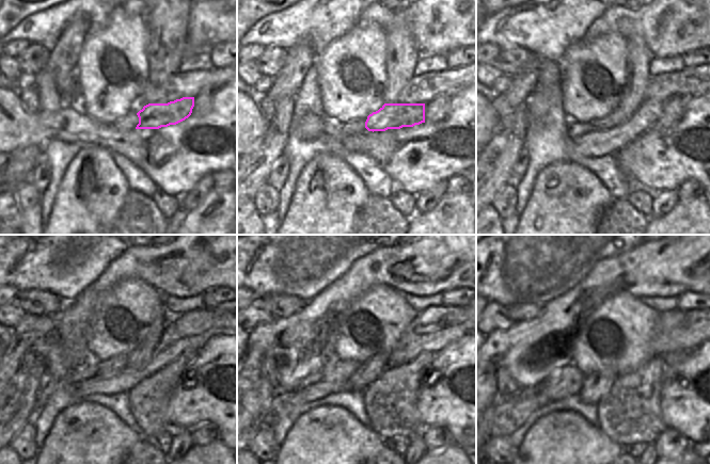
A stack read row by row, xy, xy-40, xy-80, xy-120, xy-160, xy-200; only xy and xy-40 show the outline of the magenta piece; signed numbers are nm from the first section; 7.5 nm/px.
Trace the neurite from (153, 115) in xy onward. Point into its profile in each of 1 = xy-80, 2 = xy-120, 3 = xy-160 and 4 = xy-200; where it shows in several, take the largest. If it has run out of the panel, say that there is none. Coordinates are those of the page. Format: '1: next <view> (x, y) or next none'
1: next xy-80 (609, 142)
2: next xy-120 (122, 383)
3: next xy-160 (314, 387)
4: next xy-200 (507, 416)

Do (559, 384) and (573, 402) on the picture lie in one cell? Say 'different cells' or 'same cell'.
different cells

